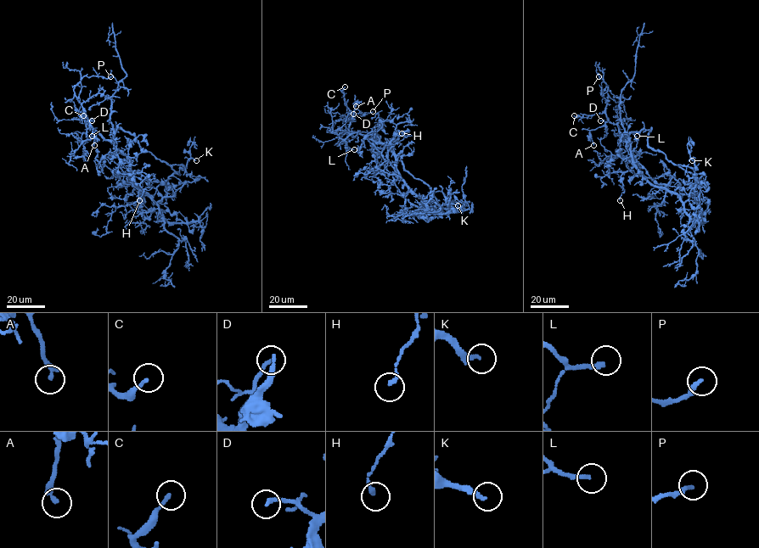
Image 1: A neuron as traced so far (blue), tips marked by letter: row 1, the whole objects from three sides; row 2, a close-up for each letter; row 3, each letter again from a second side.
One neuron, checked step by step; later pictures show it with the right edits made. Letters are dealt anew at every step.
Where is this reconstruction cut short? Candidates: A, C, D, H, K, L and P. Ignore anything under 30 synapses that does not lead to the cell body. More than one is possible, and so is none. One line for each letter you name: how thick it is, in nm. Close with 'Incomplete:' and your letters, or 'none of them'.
D: calibre 190 nm
K: calibre 200 nm
P: calibre 180 nm
Incomplete: D, K, P

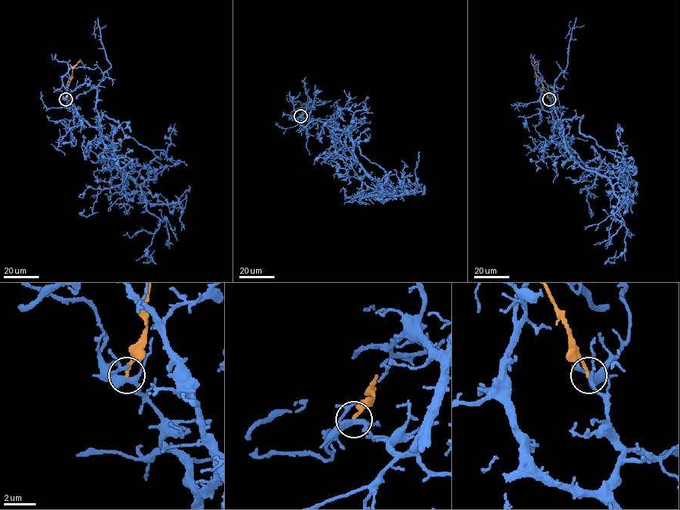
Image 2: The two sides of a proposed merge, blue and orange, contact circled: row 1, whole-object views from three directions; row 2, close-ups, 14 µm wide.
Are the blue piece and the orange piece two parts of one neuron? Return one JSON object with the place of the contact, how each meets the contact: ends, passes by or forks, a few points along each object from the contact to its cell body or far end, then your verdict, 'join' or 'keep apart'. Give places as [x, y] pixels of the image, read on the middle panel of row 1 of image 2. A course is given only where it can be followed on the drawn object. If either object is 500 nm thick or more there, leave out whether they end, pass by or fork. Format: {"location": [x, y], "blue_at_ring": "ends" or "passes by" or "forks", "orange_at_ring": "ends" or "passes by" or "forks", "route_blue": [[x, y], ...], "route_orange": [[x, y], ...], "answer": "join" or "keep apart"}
{"location": [300, 116], "blue_at_ring": "forks", "orange_at_ring": "ends", "route_blue": [[300, 116], [344, 130], [356, 161], [380, 184], [388, 183], [392, 194], [383, 191], [387, 175], [379, 178]], "route_orange": [[300, 116], [307, 101], [315, 100]], "answer": "keep apart"}

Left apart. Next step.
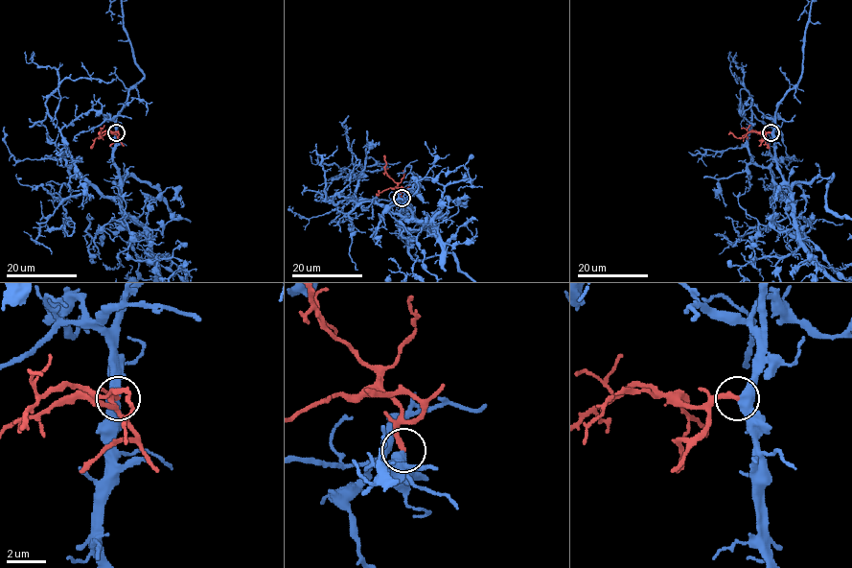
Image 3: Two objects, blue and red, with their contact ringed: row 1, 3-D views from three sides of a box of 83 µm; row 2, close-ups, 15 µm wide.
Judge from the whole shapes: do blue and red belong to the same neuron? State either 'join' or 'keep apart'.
join

